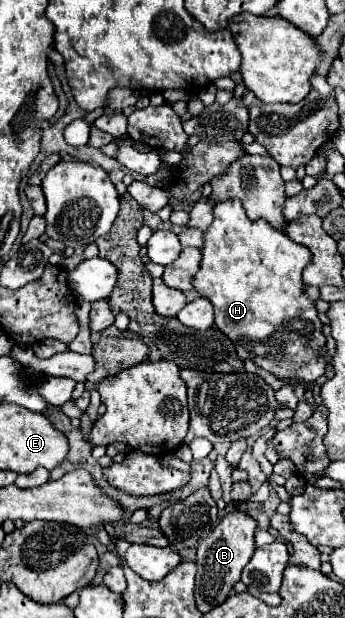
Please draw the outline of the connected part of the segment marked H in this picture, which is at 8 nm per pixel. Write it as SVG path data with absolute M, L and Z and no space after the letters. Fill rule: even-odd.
M239 198L223 200L213 206L213 222L203 234L201 252L203 258L199 272L193 276L193 286L199 296L207 298L213 304L215 326L235 344L237 356L241 360L253 360L259 368L278 378L295 376L310 383L323 376L325 338L321 334L321 320L317 318L315 310L315 300L319 298L319 292L315 286L307 286L301 280L303 266L307 266L307 262L311 260L311 252L305 246L291 242L283 232L275 230L265 220L249 220ZM303 330L311 330L311 334L303 336ZM253 352L259 352L259 356L253 356Z

